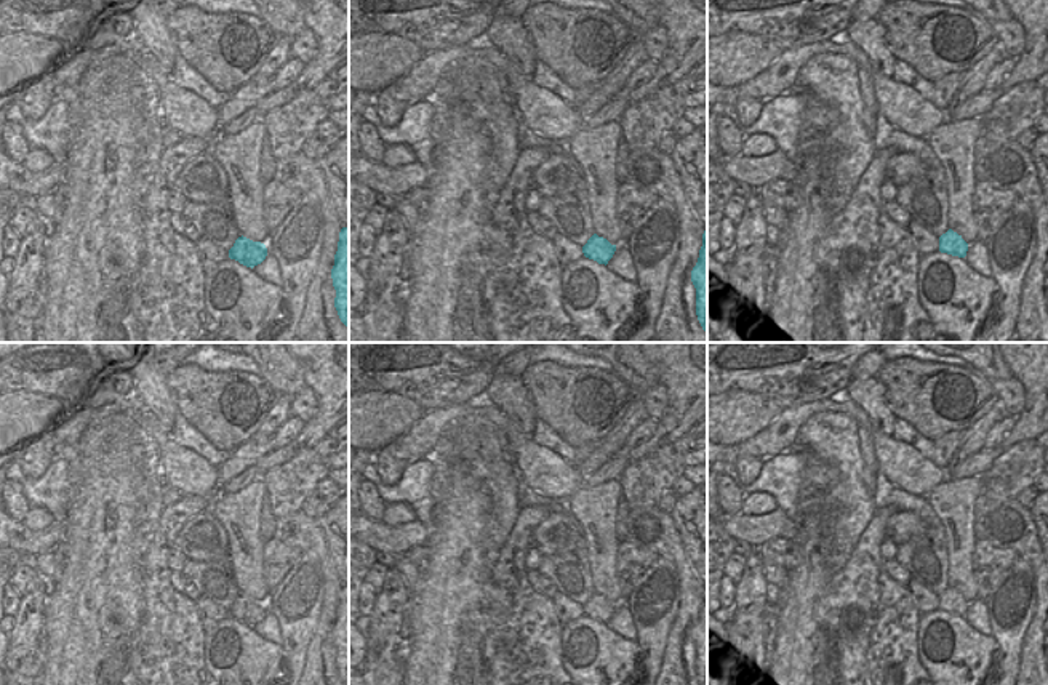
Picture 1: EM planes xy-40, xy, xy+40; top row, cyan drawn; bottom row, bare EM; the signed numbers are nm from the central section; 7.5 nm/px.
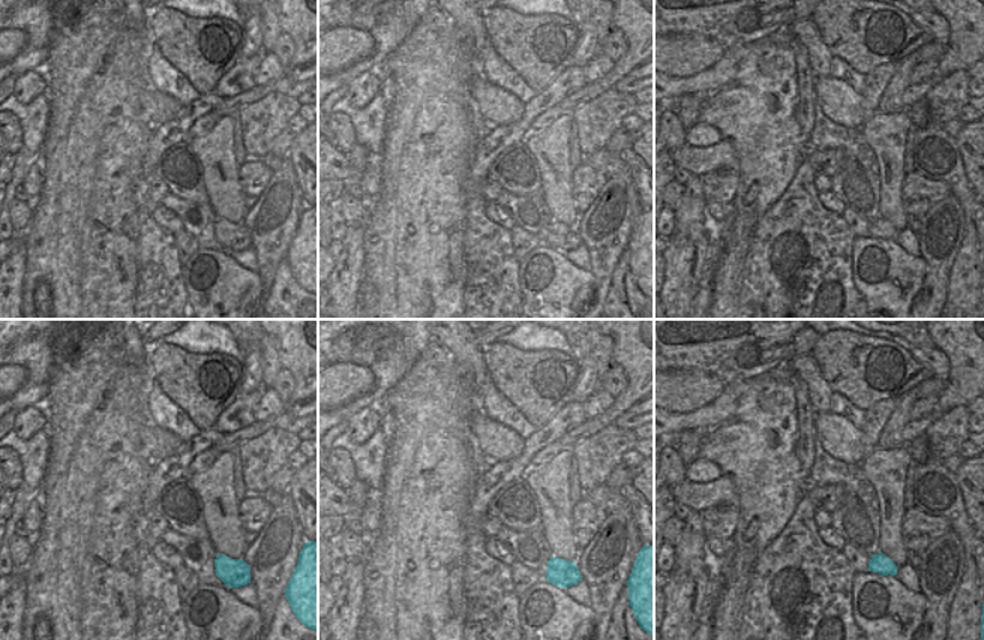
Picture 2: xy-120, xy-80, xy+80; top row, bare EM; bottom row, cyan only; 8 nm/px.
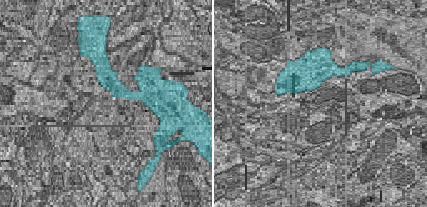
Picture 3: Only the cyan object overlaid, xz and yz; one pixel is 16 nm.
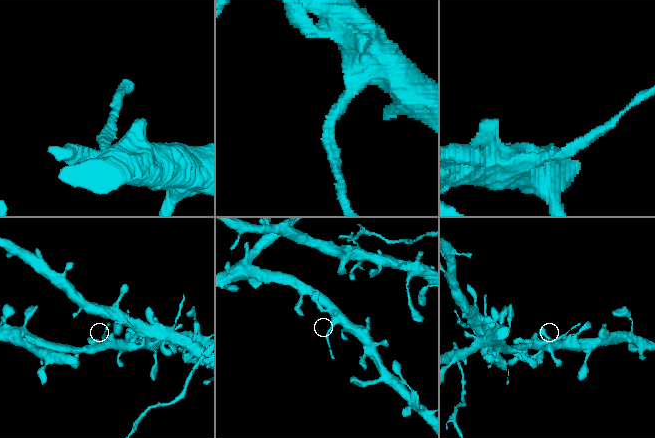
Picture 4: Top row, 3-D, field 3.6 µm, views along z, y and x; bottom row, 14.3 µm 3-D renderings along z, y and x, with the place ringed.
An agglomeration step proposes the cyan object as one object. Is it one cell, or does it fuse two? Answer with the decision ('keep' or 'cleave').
cleave

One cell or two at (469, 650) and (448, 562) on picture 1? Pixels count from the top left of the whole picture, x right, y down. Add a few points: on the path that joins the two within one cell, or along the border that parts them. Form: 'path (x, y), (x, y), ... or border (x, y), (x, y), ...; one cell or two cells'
path (448, 628), (448, 584); one cell

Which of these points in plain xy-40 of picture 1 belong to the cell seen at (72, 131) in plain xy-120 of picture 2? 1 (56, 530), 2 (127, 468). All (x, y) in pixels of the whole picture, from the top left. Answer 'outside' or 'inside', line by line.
1: outside
2: inside

